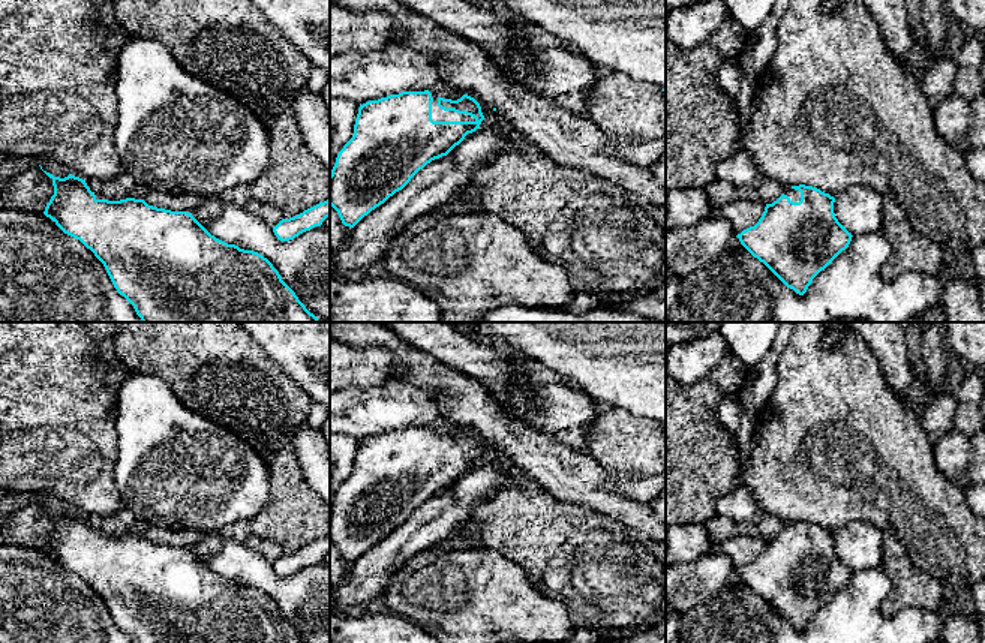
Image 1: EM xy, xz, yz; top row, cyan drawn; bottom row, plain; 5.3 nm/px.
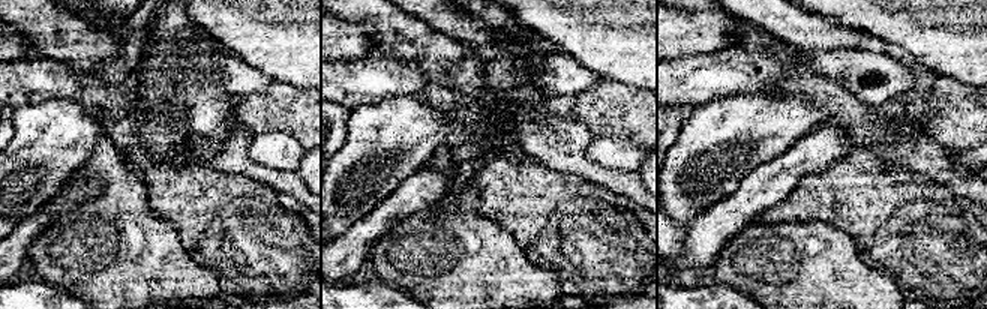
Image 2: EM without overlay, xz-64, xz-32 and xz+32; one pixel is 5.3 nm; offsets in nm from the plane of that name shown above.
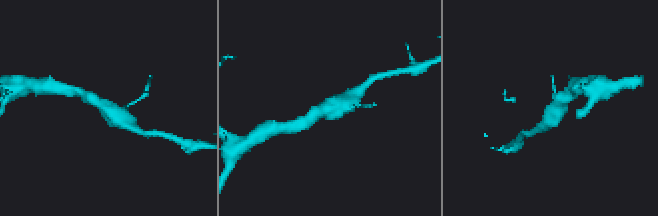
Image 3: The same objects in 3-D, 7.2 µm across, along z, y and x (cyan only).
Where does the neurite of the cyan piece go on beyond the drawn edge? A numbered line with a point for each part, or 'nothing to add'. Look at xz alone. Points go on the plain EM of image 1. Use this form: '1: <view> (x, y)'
1: xz (438, 450)

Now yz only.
1: yz (795, 531)

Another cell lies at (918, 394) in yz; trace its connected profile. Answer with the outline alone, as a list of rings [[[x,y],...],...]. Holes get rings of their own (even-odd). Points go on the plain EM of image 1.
[[[912,370],[913,381],[906,391],[906,400],[916,411],[924,409],[934,397],[936,391],[930,388],[924,379],[924,375],[918,375]]]

